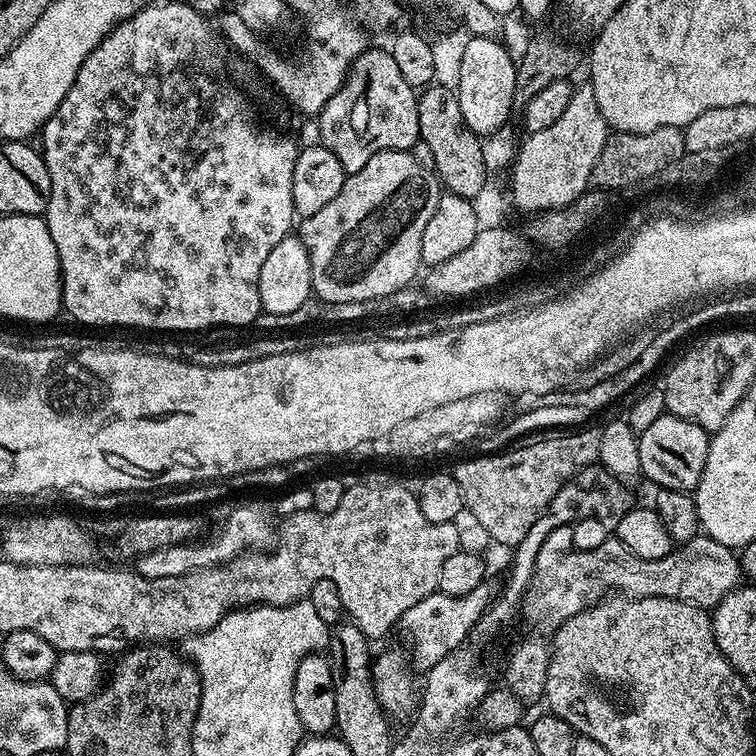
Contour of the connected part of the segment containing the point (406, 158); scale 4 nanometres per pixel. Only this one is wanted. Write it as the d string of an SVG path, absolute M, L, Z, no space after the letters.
M411 151L407 152L379 152L362 166L362 170L345 175L342 190L318 214L310 214L303 217L298 224L298 235L306 246L310 258L310 274L312 275L312 290L317 300L323 300L326 304L337 304L338 302L362 302L363 300L377 300L383 296L394 294L398 290L409 287L416 276L416 271L422 268L420 255L422 254L422 230L426 230L426 222L434 214L442 195L442 185L429 169L420 165L412 156Z

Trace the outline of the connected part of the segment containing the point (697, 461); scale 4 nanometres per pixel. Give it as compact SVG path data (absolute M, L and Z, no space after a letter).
M665 414L658 418L658 422L646 426L646 430L639 433L638 439L638 458L643 479L653 480L657 489L669 488L695 493L702 478L702 470L706 466L710 434L705 428L686 418Z

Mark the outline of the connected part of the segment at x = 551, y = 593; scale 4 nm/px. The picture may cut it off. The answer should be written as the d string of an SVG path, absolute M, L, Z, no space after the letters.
M698 534L693 540L673 547L672 552L666 554L666 558L657 560L638 558L621 546L619 540L609 538L585 552L568 552L565 556L558 557L553 564L541 563L530 581L531 595L532 592L536 595L532 604L536 608L583 610L589 607L590 600L576 595L586 591L591 580L593 590L600 592L596 594L623 590L630 596L670 598L711 610L741 583L742 569L737 553L722 546L717 540L711 540L707 534Z

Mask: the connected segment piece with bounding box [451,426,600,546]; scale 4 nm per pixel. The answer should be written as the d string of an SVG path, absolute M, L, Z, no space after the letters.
M589 426L581 427L579 430L569 431L569 436L562 436L566 434L548 434L544 437L545 440L536 440L533 444L528 444L525 448L516 448L513 452L510 450L501 451L499 454L476 454L473 455L473 460L464 460L457 468L451 469L452 476L458 482L458 486L462 486L462 498L464 499L465 509L474 514L474 518L478 518L478 522L482 522L483 528L486 529L486 534L490 534L490 538L497 545L509 544L515 546L522 542L522 538L526 538L526 534L530 534L530 526L534 526L534 522L538 522L538 518L544 515L544 511L550 506L550 502L554 498L554 494L558 494L558 490L562 490L562 486L569 483L575 477L577 472L581 472L583 468L591 468L599 461L600 458L600 428L588 428Z

